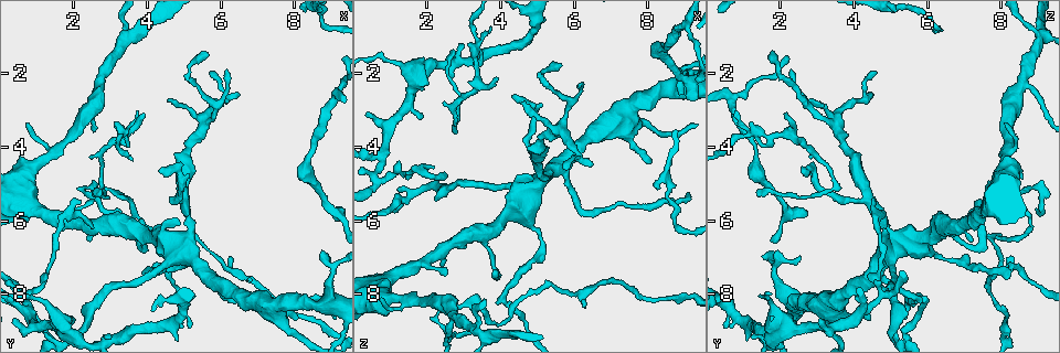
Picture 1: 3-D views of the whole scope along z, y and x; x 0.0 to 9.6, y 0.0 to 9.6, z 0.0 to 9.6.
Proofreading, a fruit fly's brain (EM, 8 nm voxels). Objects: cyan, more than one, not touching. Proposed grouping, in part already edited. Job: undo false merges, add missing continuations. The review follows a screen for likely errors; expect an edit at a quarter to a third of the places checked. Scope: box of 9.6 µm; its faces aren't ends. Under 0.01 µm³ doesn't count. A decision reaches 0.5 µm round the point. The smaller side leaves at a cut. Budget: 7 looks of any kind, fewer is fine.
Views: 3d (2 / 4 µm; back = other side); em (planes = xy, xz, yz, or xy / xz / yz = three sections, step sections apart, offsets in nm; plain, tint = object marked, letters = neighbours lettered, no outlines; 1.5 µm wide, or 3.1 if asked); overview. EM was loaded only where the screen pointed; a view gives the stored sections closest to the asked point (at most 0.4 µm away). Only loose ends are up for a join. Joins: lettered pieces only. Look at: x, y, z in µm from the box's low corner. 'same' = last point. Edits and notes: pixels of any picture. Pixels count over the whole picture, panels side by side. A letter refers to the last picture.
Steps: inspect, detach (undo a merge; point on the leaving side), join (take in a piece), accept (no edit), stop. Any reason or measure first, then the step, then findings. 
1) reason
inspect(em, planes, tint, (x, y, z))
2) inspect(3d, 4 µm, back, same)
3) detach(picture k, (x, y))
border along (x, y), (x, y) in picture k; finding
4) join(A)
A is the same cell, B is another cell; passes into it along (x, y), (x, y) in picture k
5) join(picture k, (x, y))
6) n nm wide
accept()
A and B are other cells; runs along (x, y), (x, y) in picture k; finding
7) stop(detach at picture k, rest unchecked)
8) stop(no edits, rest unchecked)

sharp bend
inspect(3d, 4 µm, (0.65, 8.00, 4.95))

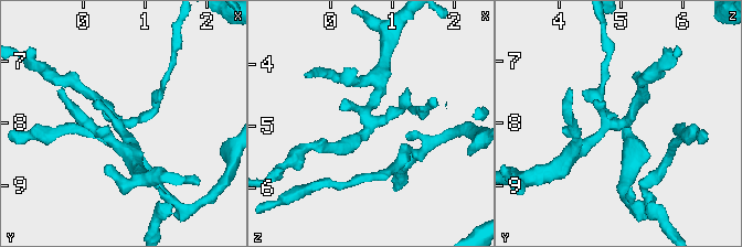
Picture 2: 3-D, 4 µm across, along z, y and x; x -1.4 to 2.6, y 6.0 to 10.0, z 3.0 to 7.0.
need the tissue
inspect(em, xy, step 8, tint, (0.65, 7.95, 4.95))

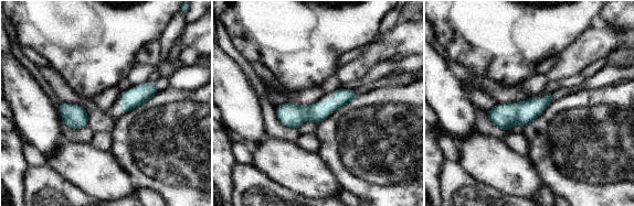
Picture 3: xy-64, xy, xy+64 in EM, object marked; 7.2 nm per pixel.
another direction
inspect(em, planes, letters, same)

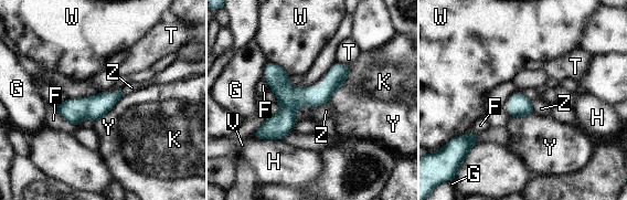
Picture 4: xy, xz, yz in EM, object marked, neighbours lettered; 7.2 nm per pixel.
accept()
F, G, H, K, T, V, W, Y and Z are other cells; one neuron here

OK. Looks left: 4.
branch stops here
inspect(em, xz, step 4, letters, (2.55, 6.20, 4.65))

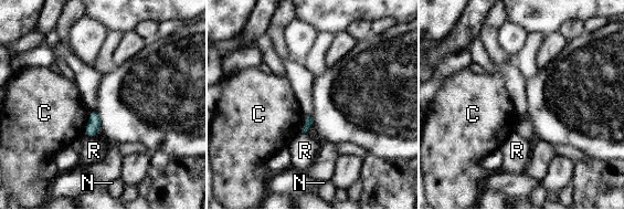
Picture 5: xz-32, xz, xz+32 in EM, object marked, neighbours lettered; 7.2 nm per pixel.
inspect(em, xy, step 8, letters, same)

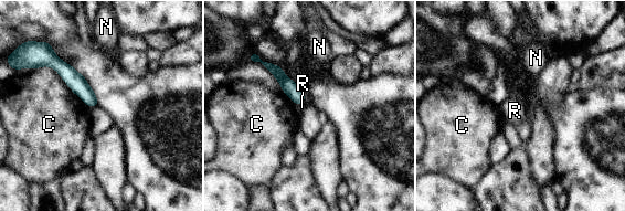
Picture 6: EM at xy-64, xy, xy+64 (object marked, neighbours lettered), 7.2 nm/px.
accept()
C, N and R are other cells; runs along (52, 63), (56, 63), (94, 103) in picture 6; none of them fits

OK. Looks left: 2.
inspect(em, planes, letters, (4.30, 4.60, 2.60))

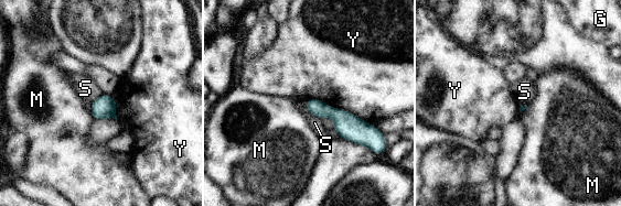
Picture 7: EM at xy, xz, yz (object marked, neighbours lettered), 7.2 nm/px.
accept()
G, M, S and Y are other cells; border along (307, 99), (307, 109), (320, 118) in picture 7; no lettered piece goes on from it

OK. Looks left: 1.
stop(no edits, rest unchecked)

